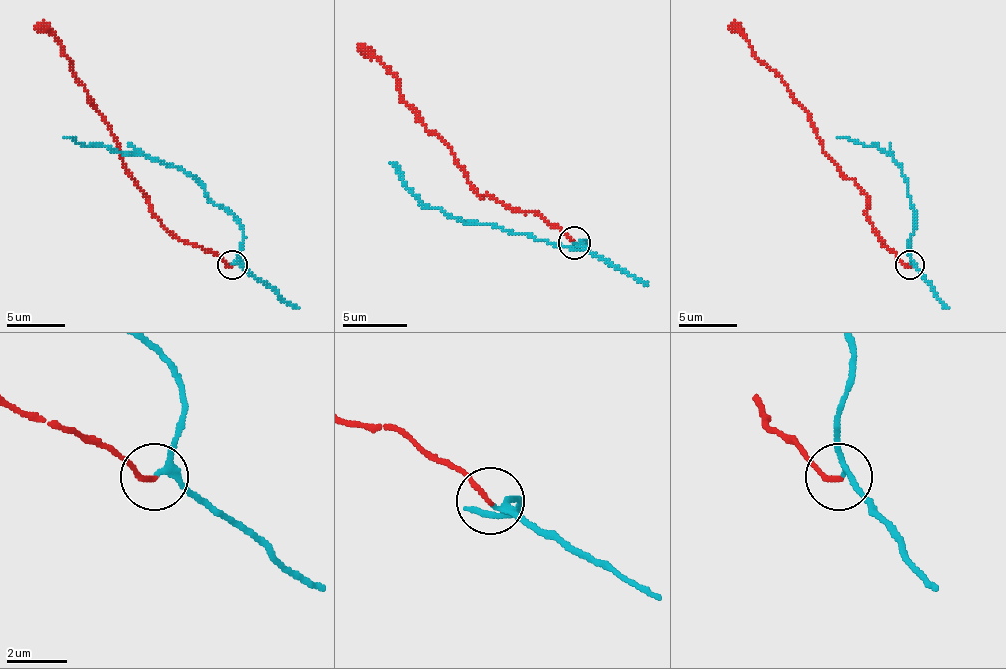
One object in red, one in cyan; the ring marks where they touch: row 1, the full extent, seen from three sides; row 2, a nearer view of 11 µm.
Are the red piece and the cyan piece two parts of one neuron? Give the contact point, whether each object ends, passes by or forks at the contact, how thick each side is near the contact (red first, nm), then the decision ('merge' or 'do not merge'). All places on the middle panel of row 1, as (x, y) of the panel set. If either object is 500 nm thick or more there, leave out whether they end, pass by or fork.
place (574, 243); red ends; cyan passes by; calibres 150 and 160 nm; merge

